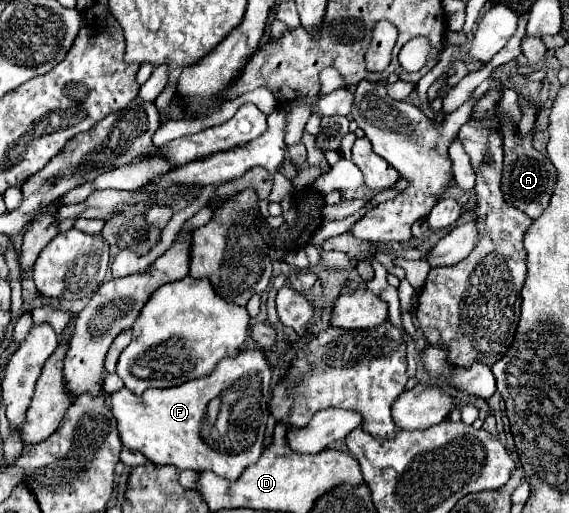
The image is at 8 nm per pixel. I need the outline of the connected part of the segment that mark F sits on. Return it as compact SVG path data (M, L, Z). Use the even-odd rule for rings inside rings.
M241 349L235 357L221 359L211 375L187 381L169 389L149 389L143 395L133 395L121 389L111 395L113 415L119 423L119 435L125 447L143 453L155 465L173 465L179 471L193 469L197 473L213 471L219 477L237 481L241 473L253 465L263 451L263 435L269 417L271 369L259 349Z

